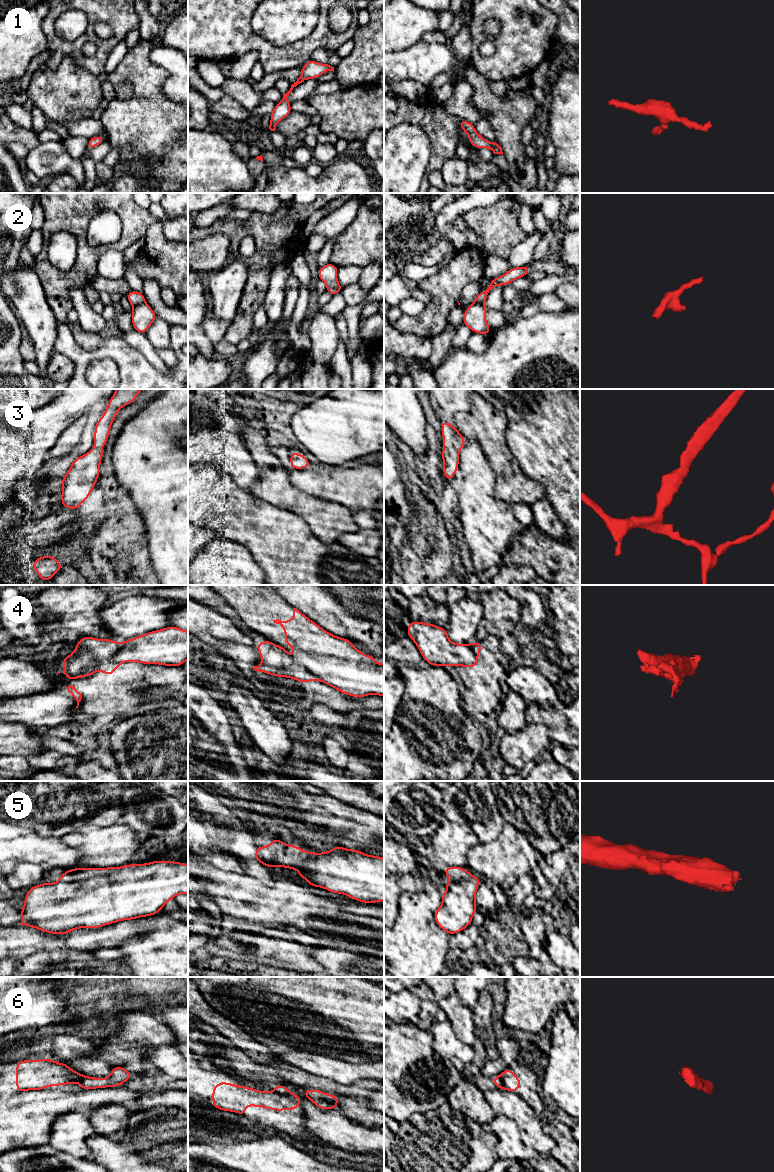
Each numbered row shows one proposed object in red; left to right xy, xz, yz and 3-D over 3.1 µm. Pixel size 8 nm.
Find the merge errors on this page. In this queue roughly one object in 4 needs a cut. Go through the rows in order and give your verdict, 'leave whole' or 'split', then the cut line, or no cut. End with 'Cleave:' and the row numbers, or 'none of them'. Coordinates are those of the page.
1: leave whole; no cut
2: split; cut in xy along (145, 301), (133, 307)
3: leave whole; no cut
4: split; cut in xz along (293, 658), (319, 679)
5: split; cut in xy along (88, 868), (82, 879), (68, 882), (59, 881)
6: split; cut in xz along (275, 1091), (288, 1095), (299, 1104)
Cleave: 2, 4, 5, 6

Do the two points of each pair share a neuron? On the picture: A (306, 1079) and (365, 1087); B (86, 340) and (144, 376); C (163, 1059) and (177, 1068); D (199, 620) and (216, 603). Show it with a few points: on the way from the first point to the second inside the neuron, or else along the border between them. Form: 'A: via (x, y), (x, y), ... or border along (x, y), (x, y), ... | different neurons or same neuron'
A: via (321, 1090), (350, 1090) | same neuron
B: border along (75, 339), (87, 349), (96, 349), (104, 340) | different neurons
C: via (166, 1059), (174, 1065) | same neuron
D: border along (198, 601), (226, 615), (231, 620) | different neurons

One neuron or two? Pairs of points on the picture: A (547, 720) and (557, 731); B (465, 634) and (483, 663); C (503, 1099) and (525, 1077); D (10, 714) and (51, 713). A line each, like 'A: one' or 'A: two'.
A: one
B: two
C: two
D: one

